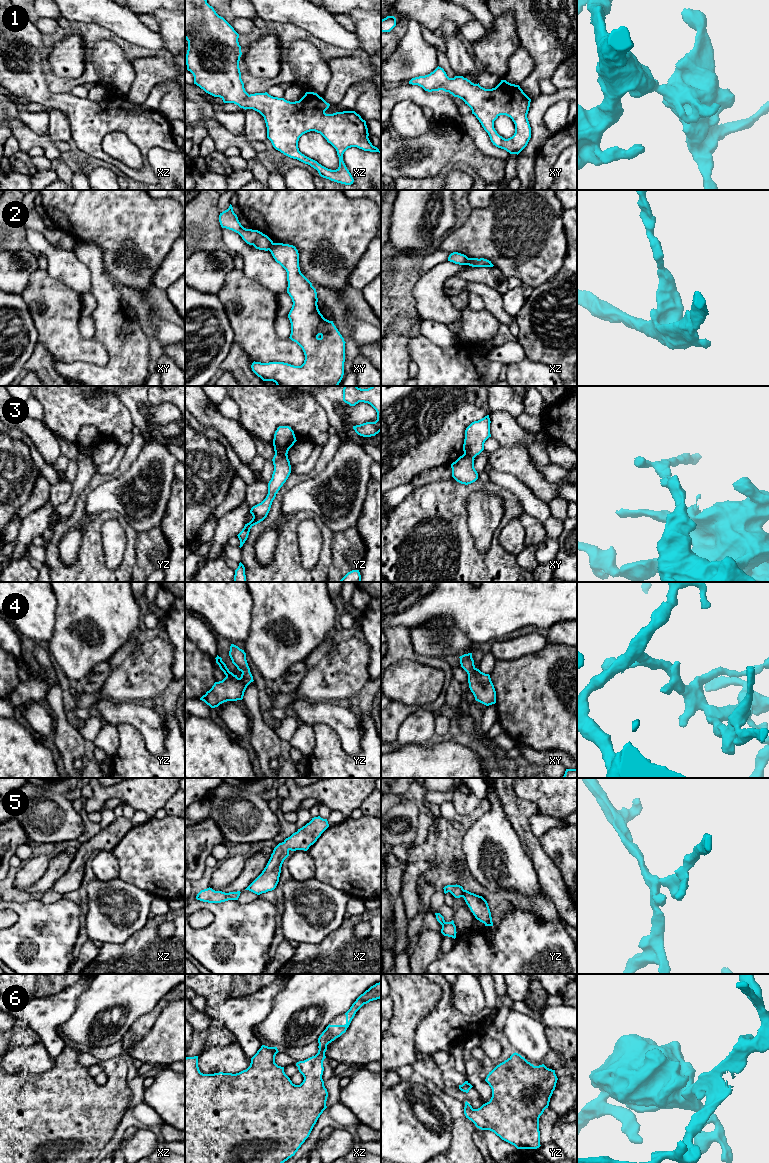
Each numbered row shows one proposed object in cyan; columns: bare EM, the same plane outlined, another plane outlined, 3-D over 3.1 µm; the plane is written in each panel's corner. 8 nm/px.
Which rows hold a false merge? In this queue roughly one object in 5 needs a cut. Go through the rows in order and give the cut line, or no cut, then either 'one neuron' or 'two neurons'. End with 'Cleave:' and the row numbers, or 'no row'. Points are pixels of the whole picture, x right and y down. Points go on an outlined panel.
1: cut none; one neuron
2: cut xy (273, 243), (269, 250); two neurons
3: cut yz (275, 452), (286, 455); two neurons
4: cut none; one neuron
5: cut none; one neuron
6: cut none; one neuron
Cleave: 2, 3

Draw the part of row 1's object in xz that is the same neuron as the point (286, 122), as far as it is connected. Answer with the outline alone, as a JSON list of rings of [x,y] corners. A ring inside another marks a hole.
[[[185,0],[185,39],[188,41],[186,65],[187,70],[194,76],[194,84],[208,94],[220,97],[224,103],[234,103],[245,110],[253,109],[259,112],[266,123],[267,138],[276,150],[310,165],[323,178],[345,185],[353,184],[354,179],[343,161],[344,152],[348,148],[357,147],[364,151],[381,153],[368,138],[366,121],[355,111],[326,114],[325,111],[330,104],[314,92],[306,92],[299,101],[295,102],[273,97],[267,92],[249,95],[241,79],[239,61],[242,52],[238,38],[239,34],[216,13],[207,0]],[[310,131],[320,133],[336,149],[339,157],[339,167],[336,170],[322,166],[299,151],[299,138]]]

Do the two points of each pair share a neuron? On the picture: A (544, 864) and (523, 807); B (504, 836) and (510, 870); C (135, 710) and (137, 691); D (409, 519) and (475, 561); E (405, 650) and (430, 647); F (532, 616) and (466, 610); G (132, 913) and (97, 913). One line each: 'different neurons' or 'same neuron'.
A: same neuron
B: same neuron
C: different neurons
D: same neuron
E: different neurons
F: same neuron
G: same neuron

